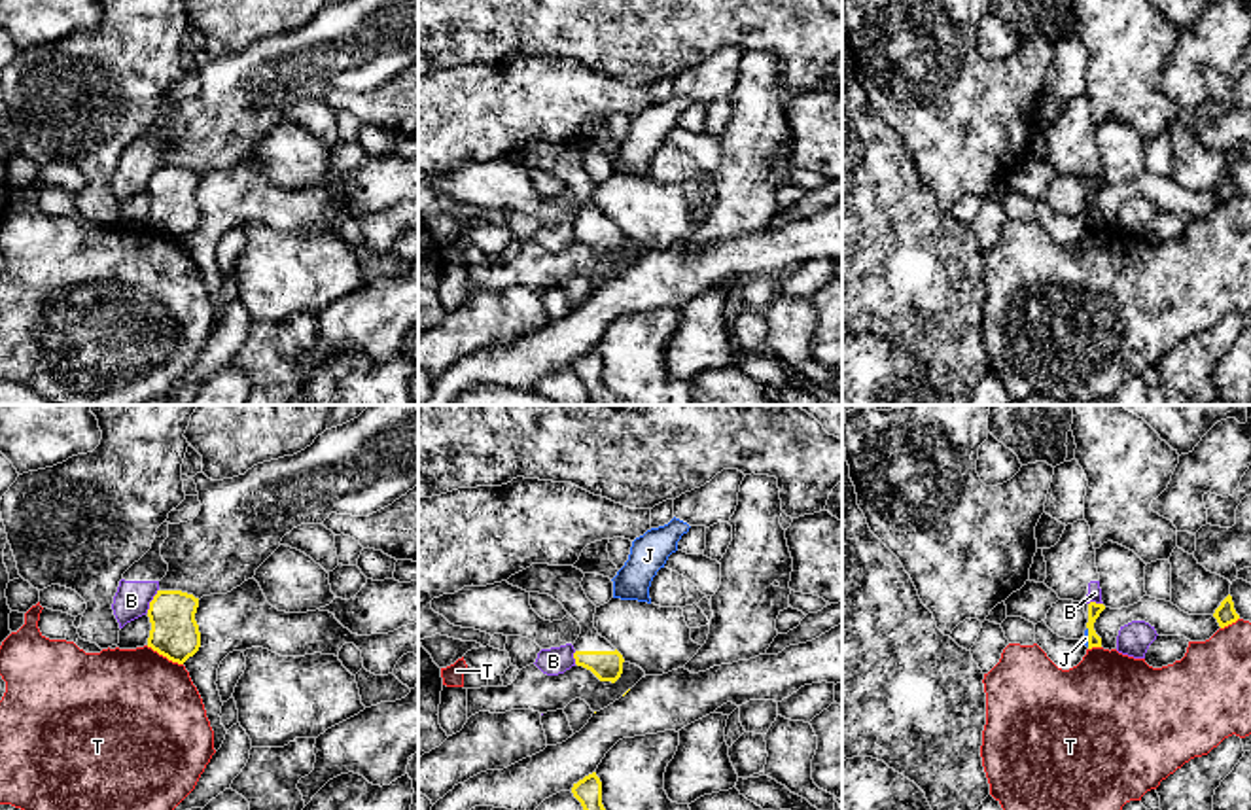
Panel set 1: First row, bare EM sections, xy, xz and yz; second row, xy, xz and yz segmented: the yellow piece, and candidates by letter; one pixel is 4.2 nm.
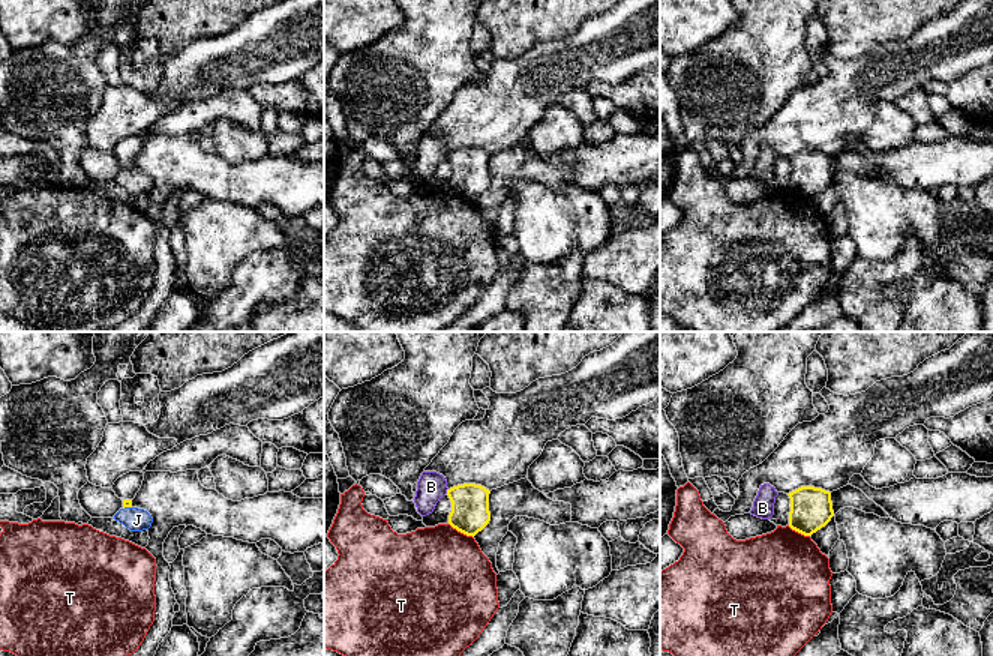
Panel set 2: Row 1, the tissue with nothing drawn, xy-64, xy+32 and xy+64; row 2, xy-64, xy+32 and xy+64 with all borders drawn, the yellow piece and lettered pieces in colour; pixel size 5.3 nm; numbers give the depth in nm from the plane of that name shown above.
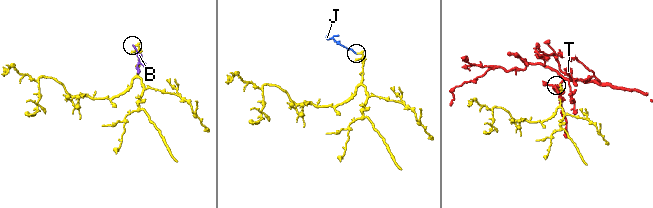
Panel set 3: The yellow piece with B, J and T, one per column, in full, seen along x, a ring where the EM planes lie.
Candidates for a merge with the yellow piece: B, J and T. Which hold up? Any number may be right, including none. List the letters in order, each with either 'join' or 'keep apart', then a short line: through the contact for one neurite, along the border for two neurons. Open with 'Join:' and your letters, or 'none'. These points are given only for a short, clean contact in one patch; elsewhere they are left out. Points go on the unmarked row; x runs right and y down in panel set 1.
Join: J
B: keep apart
J: join
T: keep apart

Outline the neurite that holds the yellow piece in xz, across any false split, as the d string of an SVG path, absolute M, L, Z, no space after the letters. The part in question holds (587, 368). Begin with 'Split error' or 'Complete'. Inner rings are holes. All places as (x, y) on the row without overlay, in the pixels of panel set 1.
Complete. M596 348L585 352L572 363L573 373L587 388L589 399L594 405L628 405L623 397L611 394L602 380L602 358Z

